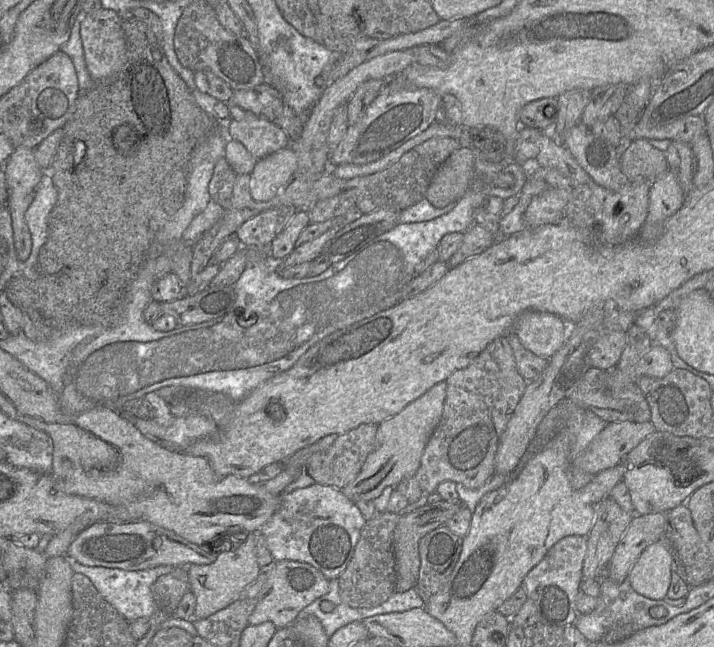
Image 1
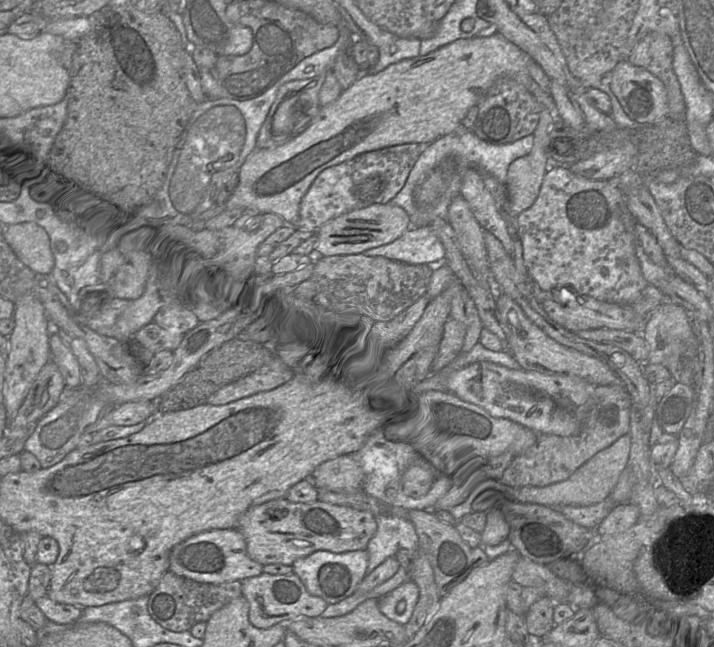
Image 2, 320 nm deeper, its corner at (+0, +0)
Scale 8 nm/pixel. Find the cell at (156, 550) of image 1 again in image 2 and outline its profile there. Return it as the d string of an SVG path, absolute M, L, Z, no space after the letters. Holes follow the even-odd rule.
M213 529L189 537L175 545L169 557L169 571L200 583L220 584L229 581L240 581L259 576L263 573L263 565L252 560L246 548L246 540L238 529Z

